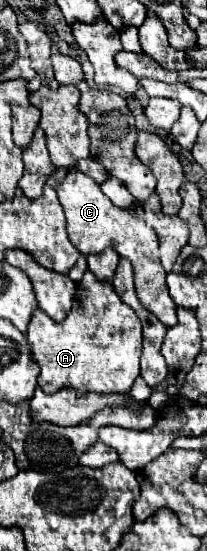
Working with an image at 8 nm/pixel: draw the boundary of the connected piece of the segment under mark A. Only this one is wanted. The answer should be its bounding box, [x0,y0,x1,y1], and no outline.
[26,271,142,397]

